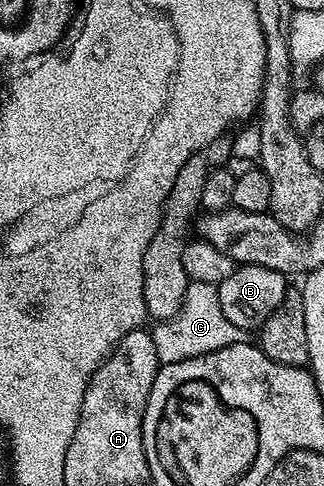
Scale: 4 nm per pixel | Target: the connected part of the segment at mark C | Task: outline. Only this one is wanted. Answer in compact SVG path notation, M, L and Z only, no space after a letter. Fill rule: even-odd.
M189 282L182 309L178 309L174 317L159 320L151 328L151 332L154 349L158 352L161 364L202 357L206 353L226 349L226 345L238 345L246 339L246 333L238 329L238 325L226 321L226 313L222 313L222 304L218 301L218 286L215 283Z

